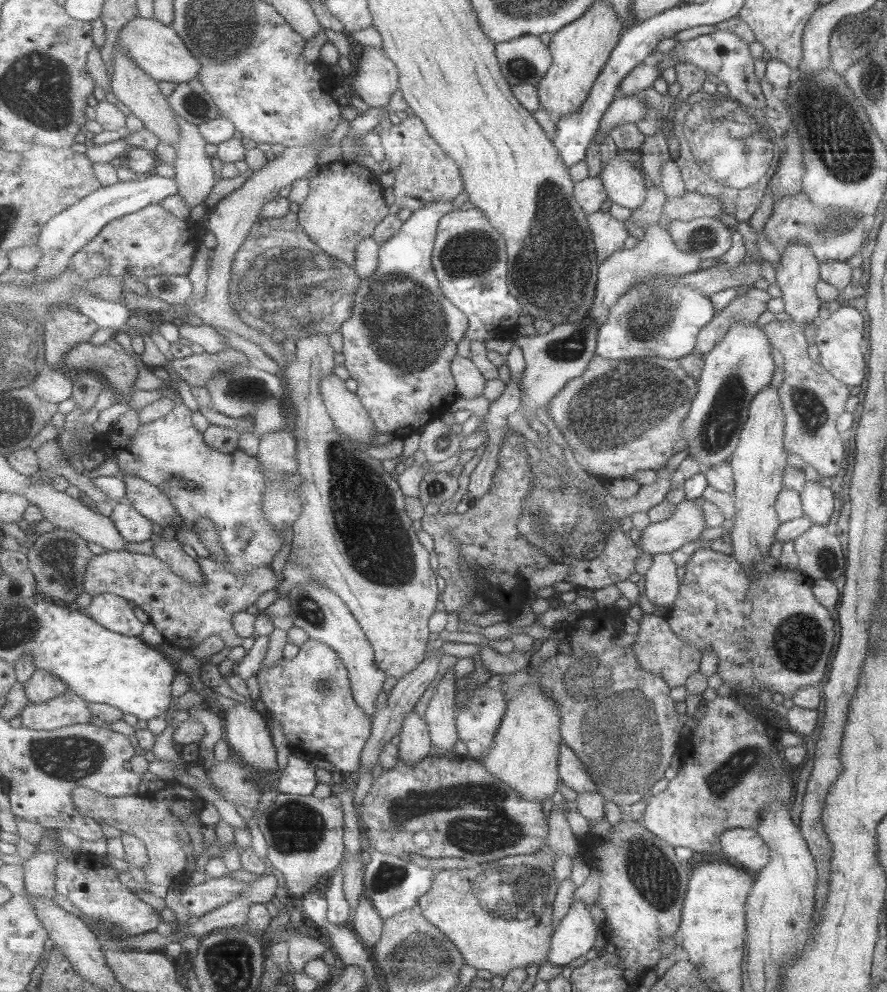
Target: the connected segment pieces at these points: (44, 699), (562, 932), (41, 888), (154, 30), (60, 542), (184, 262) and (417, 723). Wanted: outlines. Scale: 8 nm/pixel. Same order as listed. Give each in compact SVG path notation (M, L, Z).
M39 669L26 683L26 688L30 700L38 705L46 704L72 690L63 678L58 678L53 672Z
M576 901L570 914L566 915L556 929L550 962L560 967L568 966L576 958L588 954L596 942L598 924L588 910L586 902Z
M38 852L24 863L27 872L27 890L33 897L54 899L57 893L59 854Z
M154 17L151 19L134 18L122 30L117 48L130 49L131 56L140 65L140 68L160 82L189 83L198 78L199 72L203 69L203 62L196 58L194 51L174 26L168 26Z
M64 528L34 537L28 552L31 569L36 573L39 592L61 603L76 606L76 600L87 592L86 577L90 563L96 554L90 548L90 541L82 534Z
M154 203L104 227L103 232L73 258L73 266L84 279L95 280L103 274L114 274L123 284L126 284L124 280L129 272L136 281L143 280L144 283L159 274L186 276L203 243L204 229L208 230L205 221L194 224L189 219L174 216L162 204Z
M417 709L407 714L403 733L400 736L402 737L401 760L404 762L419 764L432 754L431 726L427 718Z

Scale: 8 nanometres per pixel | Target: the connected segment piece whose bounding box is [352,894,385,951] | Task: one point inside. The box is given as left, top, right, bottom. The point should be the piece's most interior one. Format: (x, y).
(369, 924)

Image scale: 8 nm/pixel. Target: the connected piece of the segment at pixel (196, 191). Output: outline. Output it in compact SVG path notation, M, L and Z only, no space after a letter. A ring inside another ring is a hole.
M177 114L182 127L182 142L176 163L179 194L192 208L208 200L214 186L218 184L212 158L208 156L208 140L203 137L198 124Z

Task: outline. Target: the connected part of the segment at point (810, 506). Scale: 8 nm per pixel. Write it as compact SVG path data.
M820 480L806 481L800 497L803 511L813 524L826 526L834 512L834 498L830 487L823 486Z

